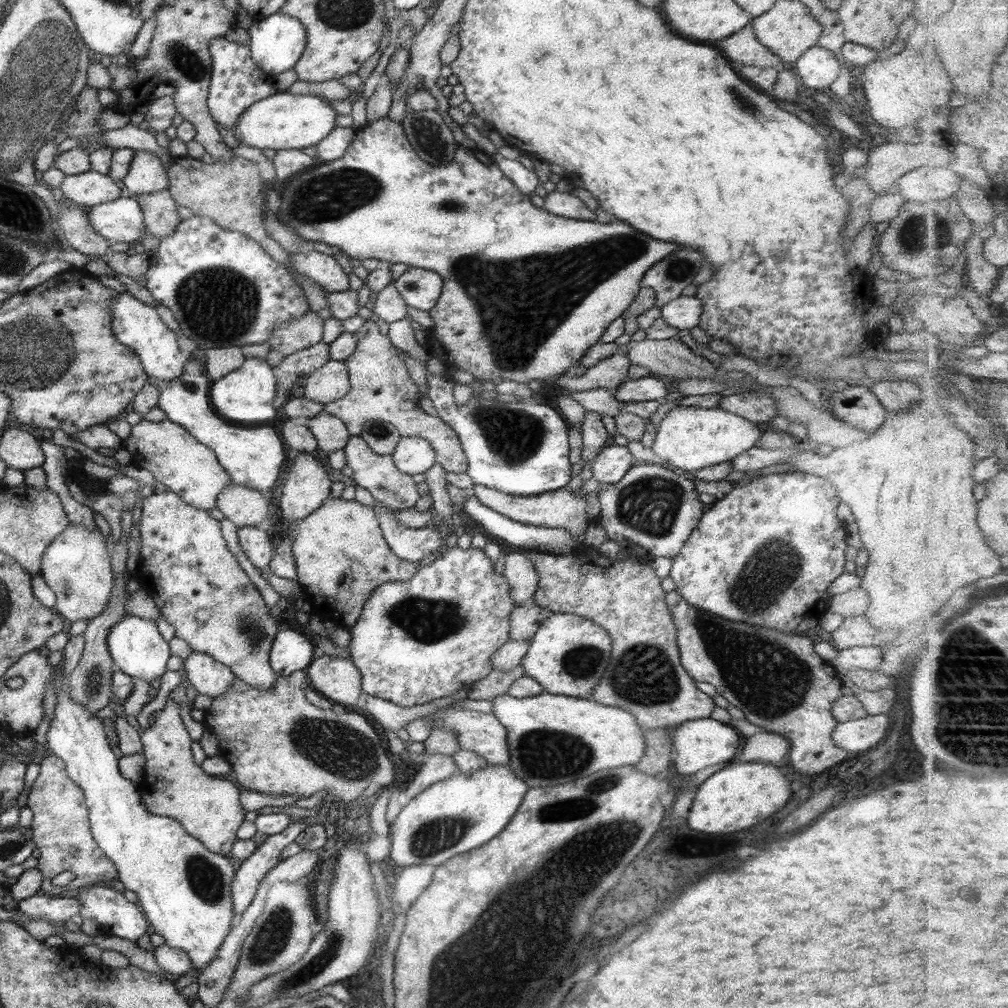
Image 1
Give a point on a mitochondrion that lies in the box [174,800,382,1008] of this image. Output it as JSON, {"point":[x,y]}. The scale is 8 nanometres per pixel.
{"point":[329,951]}

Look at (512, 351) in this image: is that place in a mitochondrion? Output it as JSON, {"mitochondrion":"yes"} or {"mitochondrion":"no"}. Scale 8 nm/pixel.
{"mitochondrion":"yes"}

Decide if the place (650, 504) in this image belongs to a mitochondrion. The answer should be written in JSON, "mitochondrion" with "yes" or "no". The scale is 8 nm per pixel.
{"mitochondrion":"yes"}

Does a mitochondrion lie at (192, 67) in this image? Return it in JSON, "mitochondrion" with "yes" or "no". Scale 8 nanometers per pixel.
{"mitochondrion":"yes"}

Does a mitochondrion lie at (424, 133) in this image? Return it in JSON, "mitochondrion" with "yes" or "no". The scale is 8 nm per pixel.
{"mitochondrion":"yes"}

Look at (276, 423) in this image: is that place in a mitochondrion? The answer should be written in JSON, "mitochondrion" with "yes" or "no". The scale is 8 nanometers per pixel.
{"mitochondrion":"no"}

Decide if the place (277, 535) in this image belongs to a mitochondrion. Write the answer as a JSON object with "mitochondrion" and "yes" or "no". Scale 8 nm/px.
{"mitochondrion":"no"}

